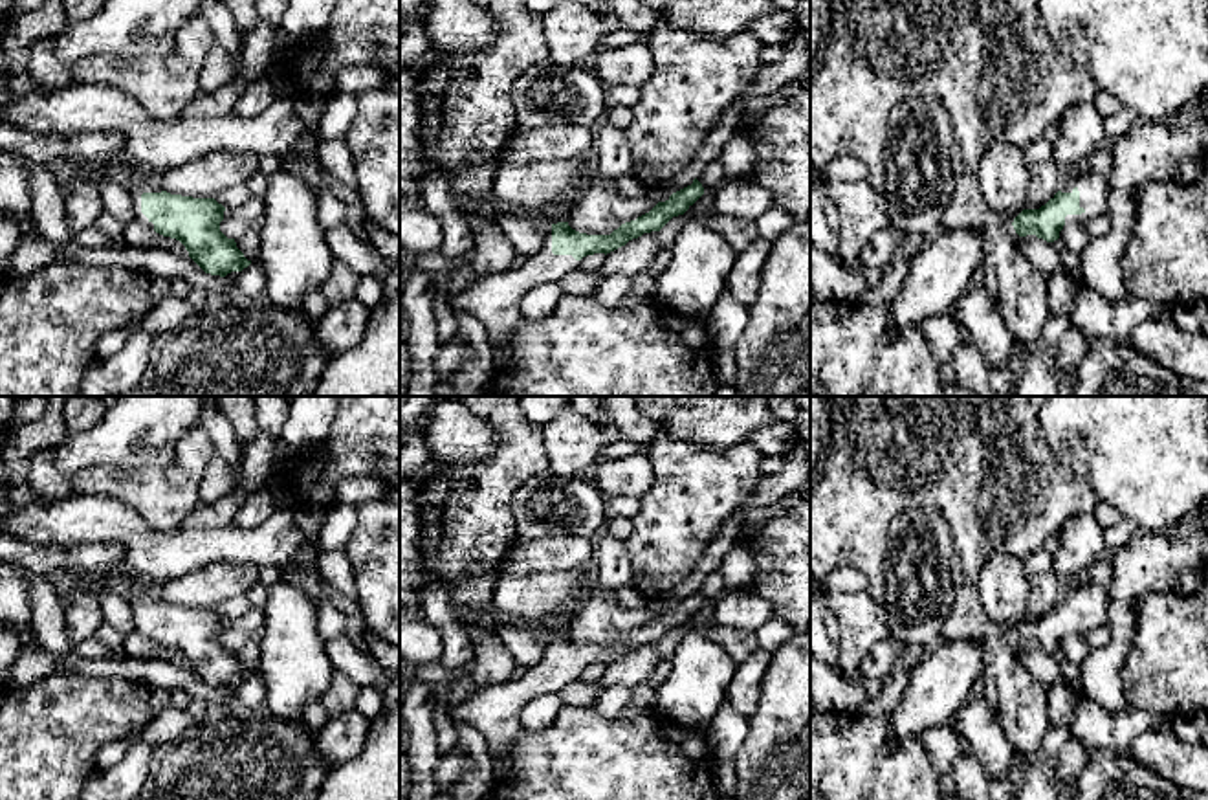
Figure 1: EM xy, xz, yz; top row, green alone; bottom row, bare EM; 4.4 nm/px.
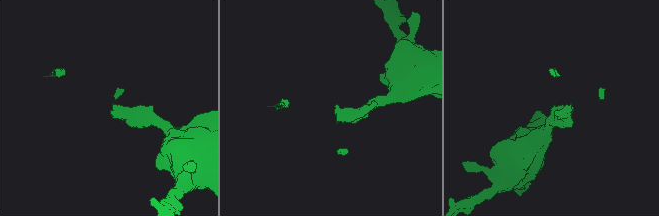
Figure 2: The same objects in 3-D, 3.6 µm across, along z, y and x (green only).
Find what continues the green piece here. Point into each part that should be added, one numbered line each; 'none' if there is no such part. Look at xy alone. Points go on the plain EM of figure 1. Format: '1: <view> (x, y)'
1: xy (143, 595)

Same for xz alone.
1: xz (495, 711)

